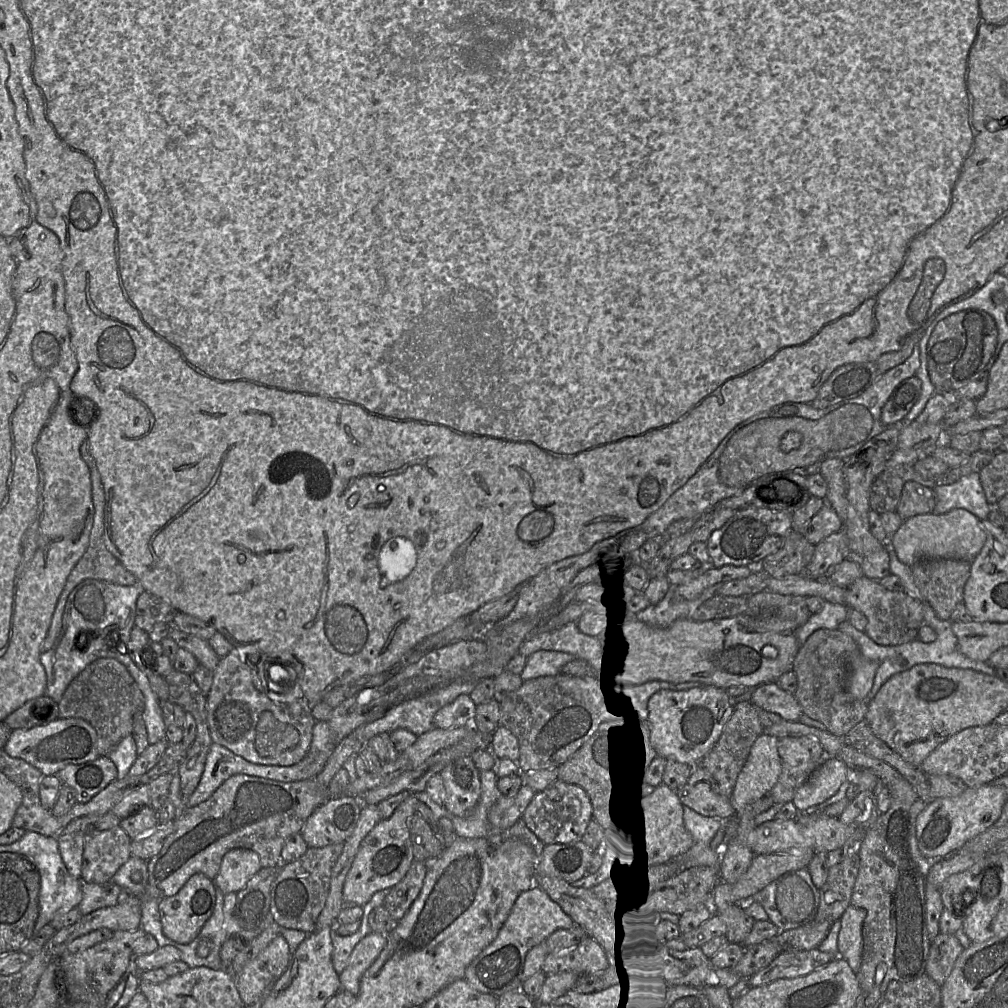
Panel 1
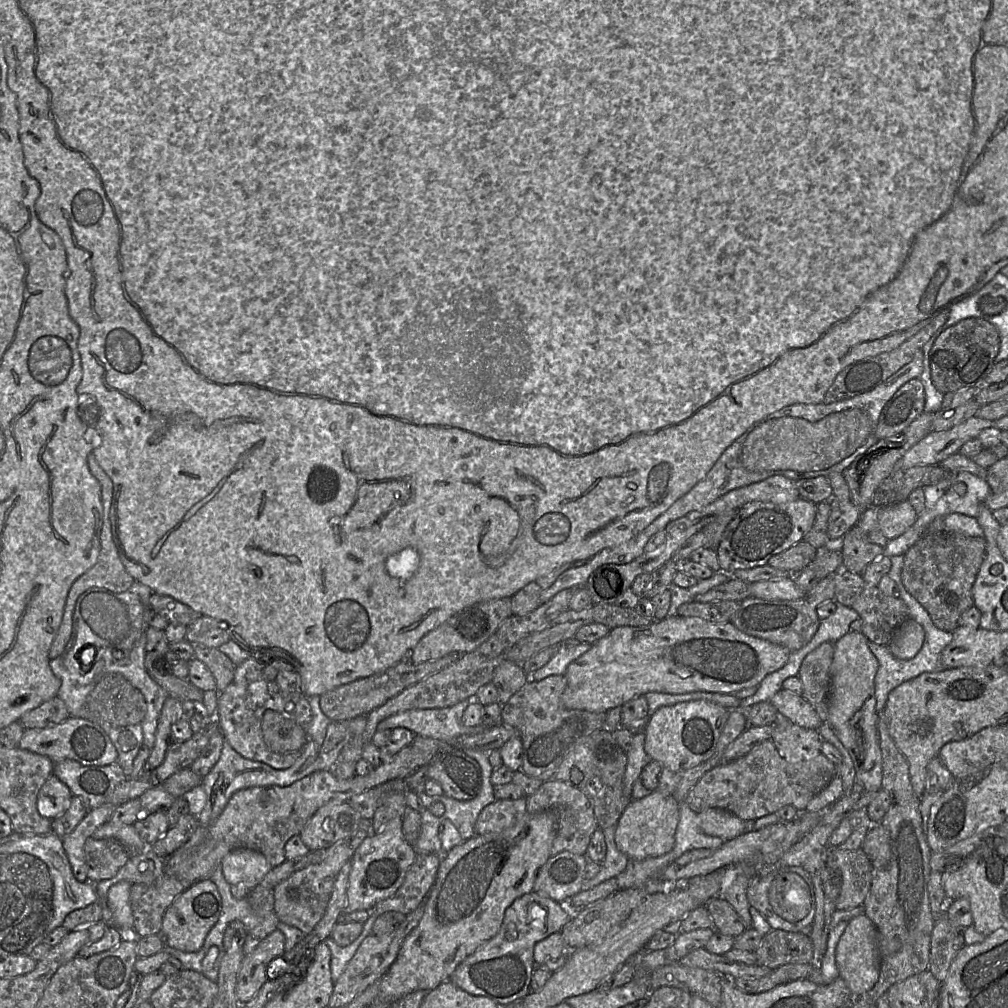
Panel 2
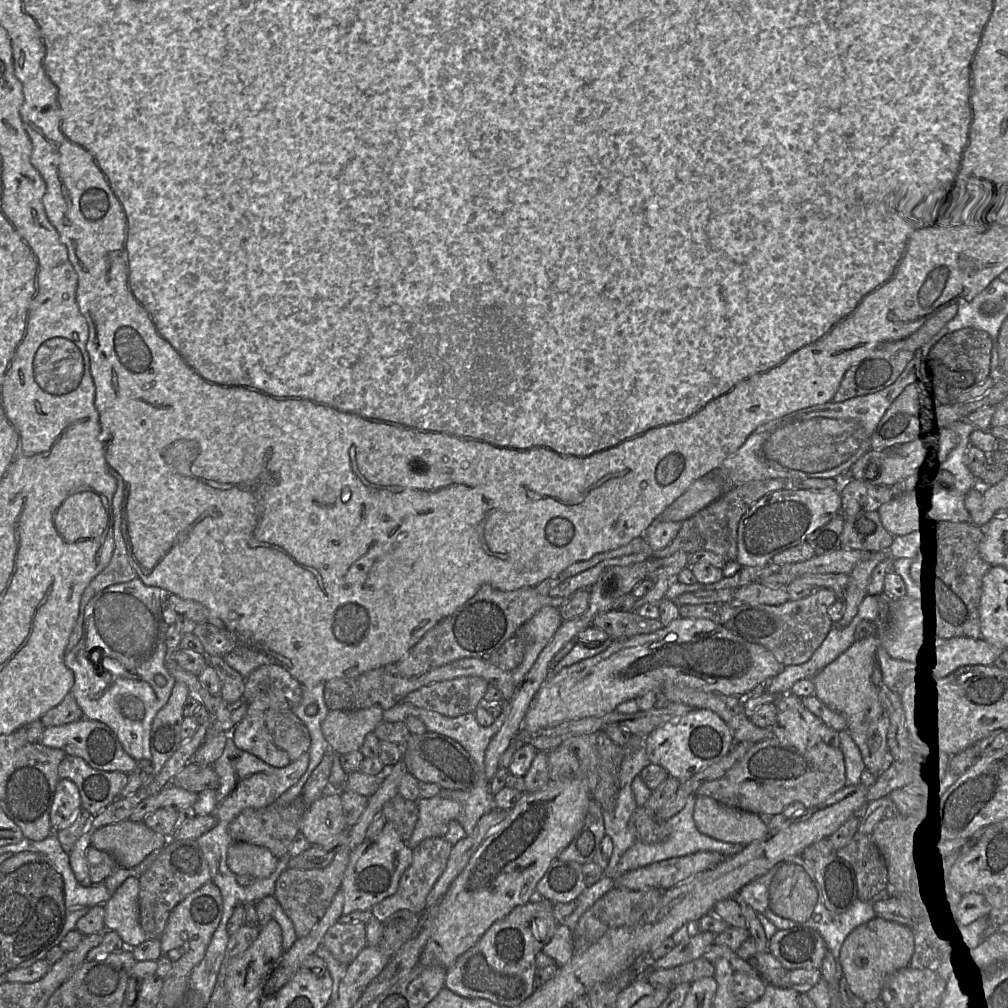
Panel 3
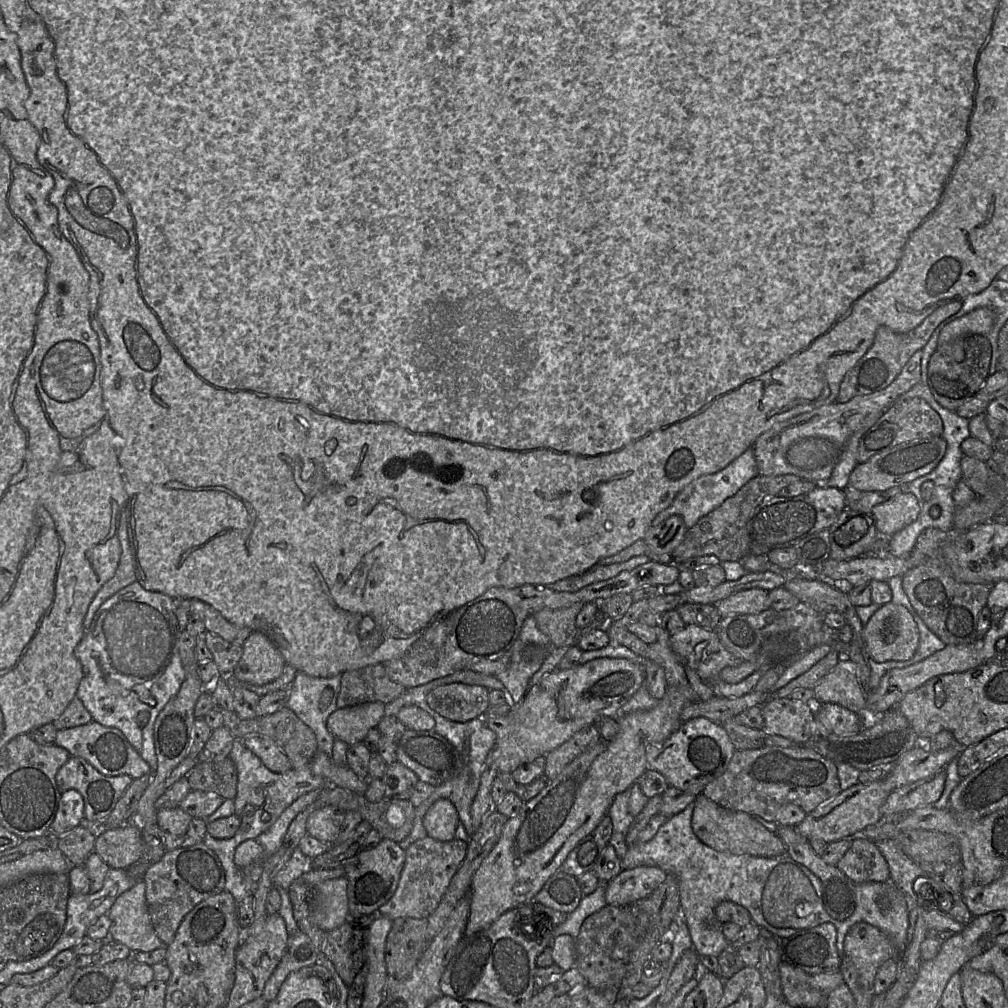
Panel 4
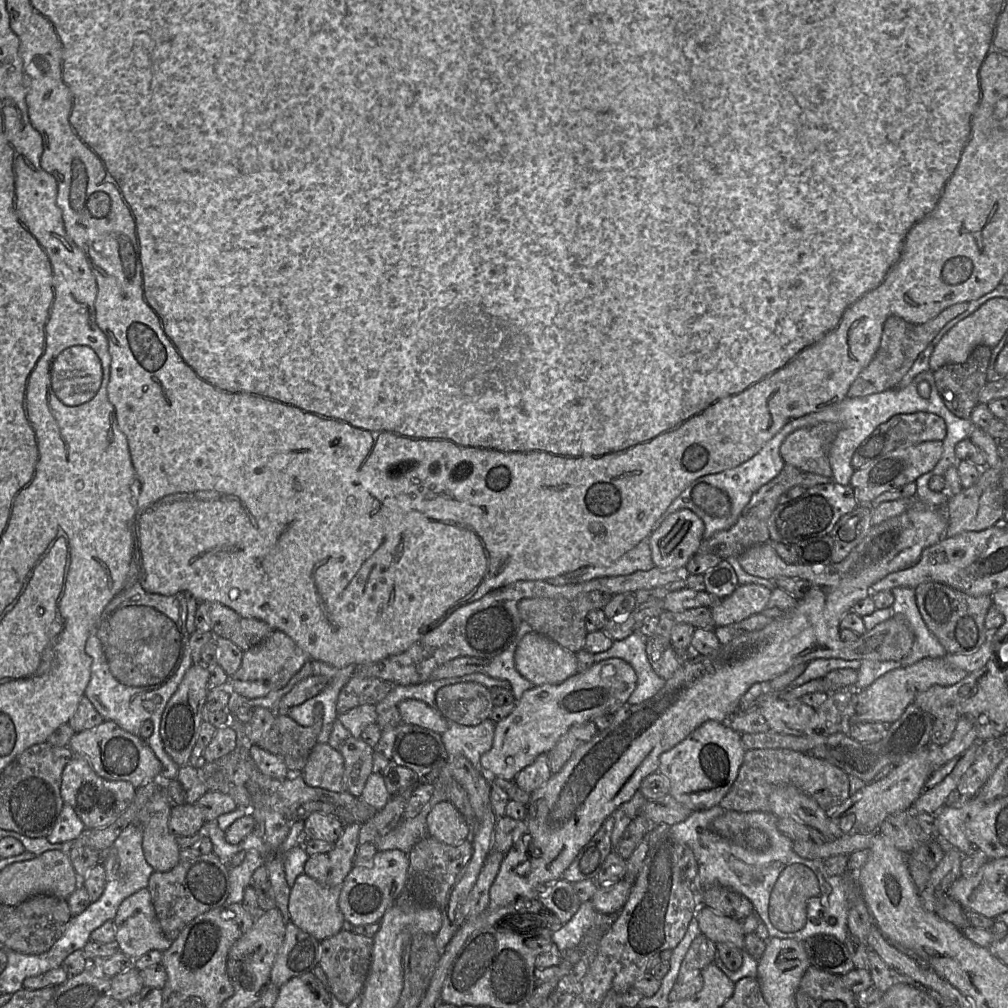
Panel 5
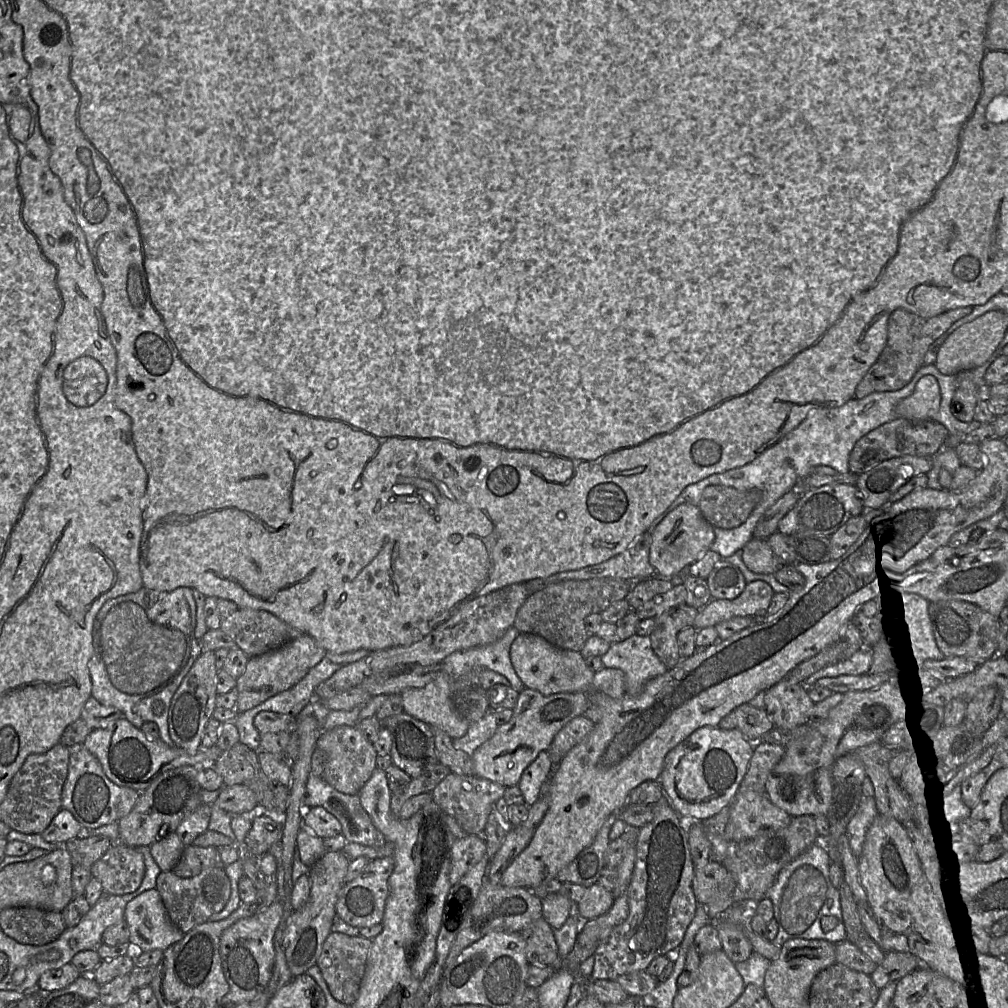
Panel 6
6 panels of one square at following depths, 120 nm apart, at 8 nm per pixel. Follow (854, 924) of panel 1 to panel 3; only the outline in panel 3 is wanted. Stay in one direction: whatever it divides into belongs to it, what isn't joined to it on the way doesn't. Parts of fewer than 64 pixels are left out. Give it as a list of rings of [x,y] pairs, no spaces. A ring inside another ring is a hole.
[[[876,917],[848,934],[841,946],[839,962],[852,993],[868,1003],[880,998],[886,979],[906,968],[912,953],[913,936],[910,930],[899,923]]]

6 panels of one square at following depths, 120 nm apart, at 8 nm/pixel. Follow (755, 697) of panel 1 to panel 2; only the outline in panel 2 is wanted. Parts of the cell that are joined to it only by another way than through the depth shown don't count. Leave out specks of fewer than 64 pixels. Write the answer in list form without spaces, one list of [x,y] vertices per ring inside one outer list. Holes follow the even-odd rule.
[[[783,688],[770,699],[770,703],[788,720],[804,728],[817,729],[822,723],[807,700]]]

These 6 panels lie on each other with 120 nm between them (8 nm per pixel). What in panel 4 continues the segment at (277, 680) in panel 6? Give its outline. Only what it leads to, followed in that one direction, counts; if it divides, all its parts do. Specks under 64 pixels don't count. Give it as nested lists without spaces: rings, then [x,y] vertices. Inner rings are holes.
[[[252,631],[252,633],[247,637],[245,642],[242,644],[242,655],[241,658],[232,671],[230,675],[224,675],[224,676],[232,676],[237,680],[240,680],[241,682],[248,682],[254,685],[265,685],[267,683],[270,683],[277,678],[279,678],[286,666],[286,662],[276,647],[276,645],[272,642],[272,640],[265,635],[264,633],[260,631]]]

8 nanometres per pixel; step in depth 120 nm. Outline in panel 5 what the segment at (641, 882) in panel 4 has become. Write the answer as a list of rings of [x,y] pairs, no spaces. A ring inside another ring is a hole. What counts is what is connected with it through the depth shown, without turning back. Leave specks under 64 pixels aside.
[[[625,879],[598,888],[591,901],[602,915],[616,916],[625,906],[632,884]]]

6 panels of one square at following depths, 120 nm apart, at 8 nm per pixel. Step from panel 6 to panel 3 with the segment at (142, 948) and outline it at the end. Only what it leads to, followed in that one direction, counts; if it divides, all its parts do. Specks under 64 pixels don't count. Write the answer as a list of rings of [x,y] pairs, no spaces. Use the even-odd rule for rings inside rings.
[[[128,877],[105,906],[105,929],[116,932],[128,948],[147,940],[139,923],[139,878]]]

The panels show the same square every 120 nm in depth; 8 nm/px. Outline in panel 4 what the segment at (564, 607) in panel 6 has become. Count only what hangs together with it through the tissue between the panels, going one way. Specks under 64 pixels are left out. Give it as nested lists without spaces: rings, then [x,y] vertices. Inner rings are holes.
[[[585,603],[559,609],[544,608],[532,614],[537,627],[551,642],[552,647],[576,646],[581,630],[576,625],[577,614]]]

